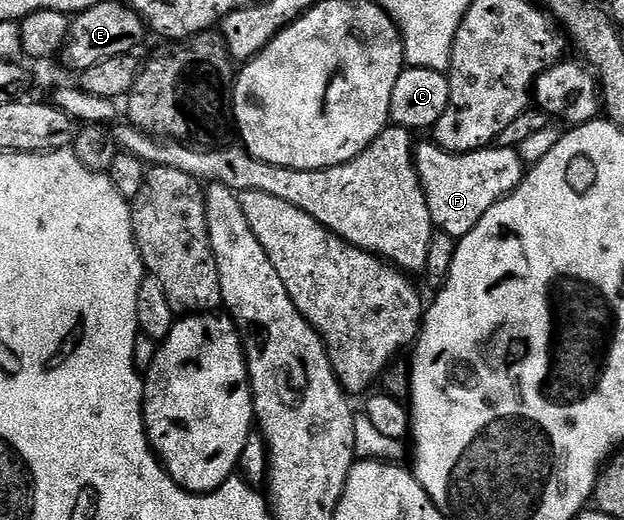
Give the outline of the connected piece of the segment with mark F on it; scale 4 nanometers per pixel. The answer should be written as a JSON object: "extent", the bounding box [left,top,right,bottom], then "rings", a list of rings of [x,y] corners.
{"extent":[414,142,524,238],"rings":[[[433,142],[419,143],[414,150],[414,165],[434,219],[435,229],[455,238],[467,236],[480,218],[496,202],[518,189],[524,175],[522,156],[517,148],[491,146],[478,152],[446,152]]]}

